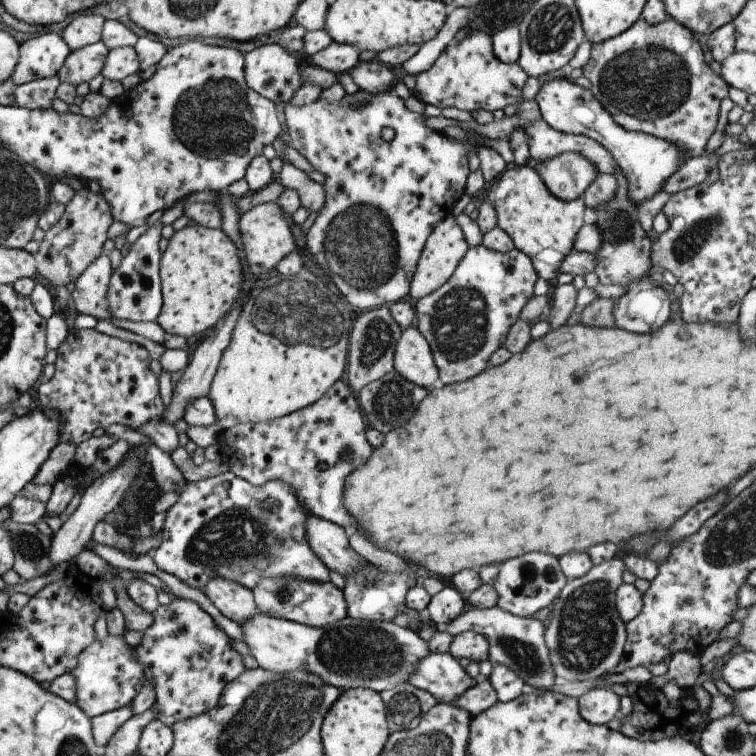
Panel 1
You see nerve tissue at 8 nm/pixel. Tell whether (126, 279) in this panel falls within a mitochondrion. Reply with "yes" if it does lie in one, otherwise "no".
no

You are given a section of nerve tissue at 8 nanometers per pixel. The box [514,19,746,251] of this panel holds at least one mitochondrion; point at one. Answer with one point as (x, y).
(650, 82)

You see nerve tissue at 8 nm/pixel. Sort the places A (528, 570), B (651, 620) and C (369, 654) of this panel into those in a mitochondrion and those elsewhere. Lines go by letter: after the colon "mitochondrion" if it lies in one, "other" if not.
A: mitochondrion
B: other
C: mitochondrion

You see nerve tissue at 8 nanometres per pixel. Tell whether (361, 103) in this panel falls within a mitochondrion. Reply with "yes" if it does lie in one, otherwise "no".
no

